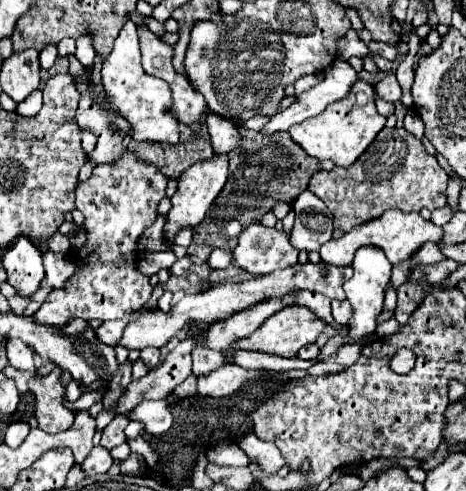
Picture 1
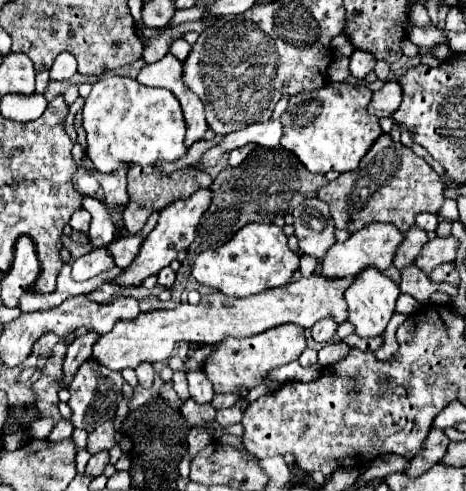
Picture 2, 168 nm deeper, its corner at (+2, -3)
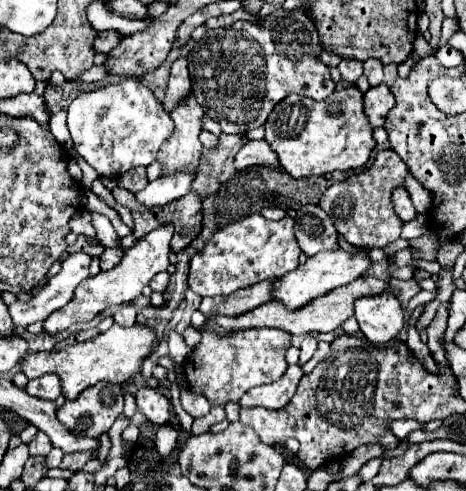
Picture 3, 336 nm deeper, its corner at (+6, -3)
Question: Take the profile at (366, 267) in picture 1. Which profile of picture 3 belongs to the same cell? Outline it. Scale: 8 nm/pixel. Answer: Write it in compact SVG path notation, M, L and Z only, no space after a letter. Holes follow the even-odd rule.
M365 296L355 304L355 318L371 344L387 344L405 326L405 312L395 296Z

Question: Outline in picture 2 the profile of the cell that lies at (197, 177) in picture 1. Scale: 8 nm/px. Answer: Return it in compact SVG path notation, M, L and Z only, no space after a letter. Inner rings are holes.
M199 188L199 190L193 192L193 196L183 198L183 200L175 200L165 210L161 210L159 222L157 222L155 230L145 238L145 244L141 246L141 252L137 254L137 260L133 260L133 264L129 264L125 274L121 278L117 278L115 282L123 284L123 286L139 286L147 276L157 274L161 268L169 266L169 262L175 260L181 250L187 250L191 246L191 242L195 240L197 224L199 224L203 212L209 208L211 196L213 196L211 188Z

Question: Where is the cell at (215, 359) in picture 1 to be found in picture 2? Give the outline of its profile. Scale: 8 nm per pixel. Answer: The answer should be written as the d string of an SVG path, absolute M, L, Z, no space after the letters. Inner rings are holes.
M203 370L199 372L189 372L187 374L187 380L189 380L189 392L191 392L191 398L199 404L205 404L205 402L211 402L213 398L213 384L209 384L207 376Z

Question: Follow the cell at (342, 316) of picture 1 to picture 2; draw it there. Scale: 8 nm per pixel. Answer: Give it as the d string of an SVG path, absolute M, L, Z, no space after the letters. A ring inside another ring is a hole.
M323 318L323 320L319 320L319 322L311 328L311 336L313 336L313 340L317 340L317 342L329 342L331 336L335 334L337 326L339 326L339 324L337 324L333 318Z

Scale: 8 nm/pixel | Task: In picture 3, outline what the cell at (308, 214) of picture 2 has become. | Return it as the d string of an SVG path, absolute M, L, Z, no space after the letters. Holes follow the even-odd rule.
M309 204L297 210L295 236L297 236L299 248L307 256L313 256L321 250L339 248L337 230L333 226L333 220L315 204Z

